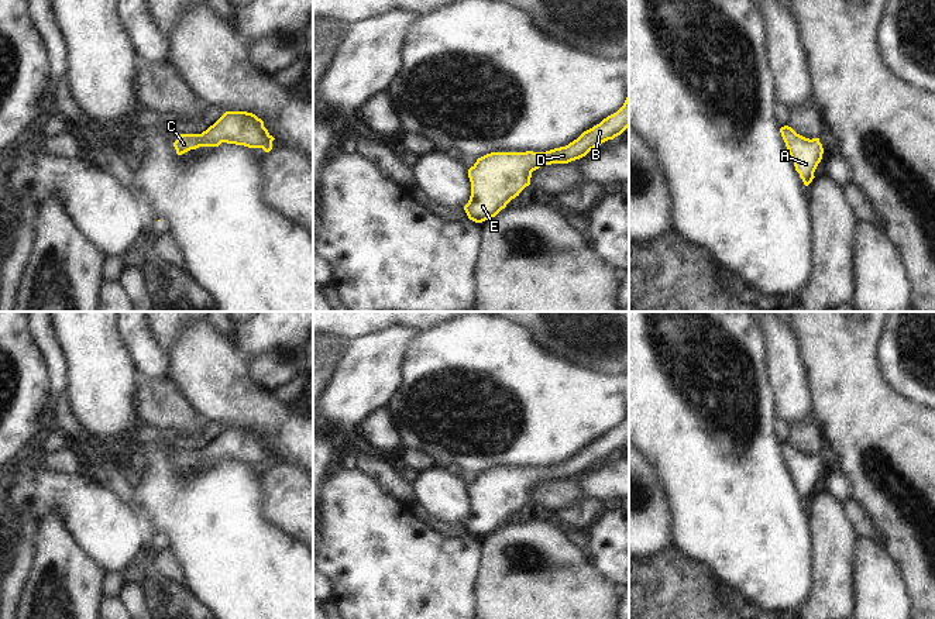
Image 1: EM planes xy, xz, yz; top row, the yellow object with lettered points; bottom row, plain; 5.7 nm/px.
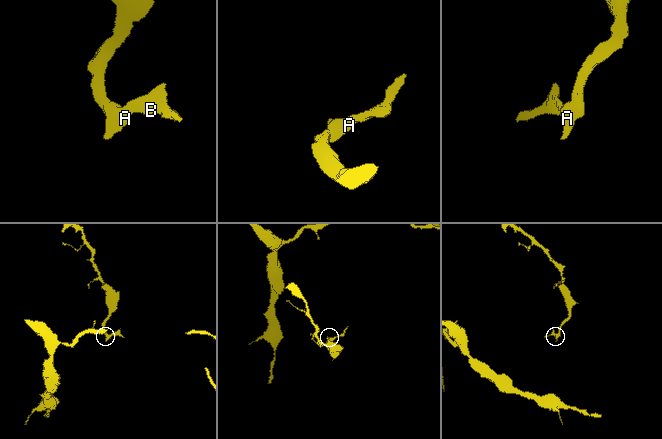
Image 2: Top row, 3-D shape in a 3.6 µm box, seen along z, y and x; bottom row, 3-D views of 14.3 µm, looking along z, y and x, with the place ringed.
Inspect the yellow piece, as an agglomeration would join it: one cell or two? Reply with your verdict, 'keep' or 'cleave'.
keep

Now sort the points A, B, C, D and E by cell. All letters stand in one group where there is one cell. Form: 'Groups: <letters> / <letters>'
Groups: A B C D E

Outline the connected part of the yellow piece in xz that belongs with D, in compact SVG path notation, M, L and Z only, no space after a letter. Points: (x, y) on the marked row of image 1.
M629 94L623 106L599 124L584 131L566 147L546 152L491 152L468 169L471 196L464 210L470 220L482 223L495 217L530 185L532 172L542 165L568 164L621 135L629 127Z

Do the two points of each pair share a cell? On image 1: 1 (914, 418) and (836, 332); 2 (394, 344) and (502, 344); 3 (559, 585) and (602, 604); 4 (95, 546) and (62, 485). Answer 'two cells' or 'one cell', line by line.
1: one cell
2: two cells
3: one cell
4: one cell

